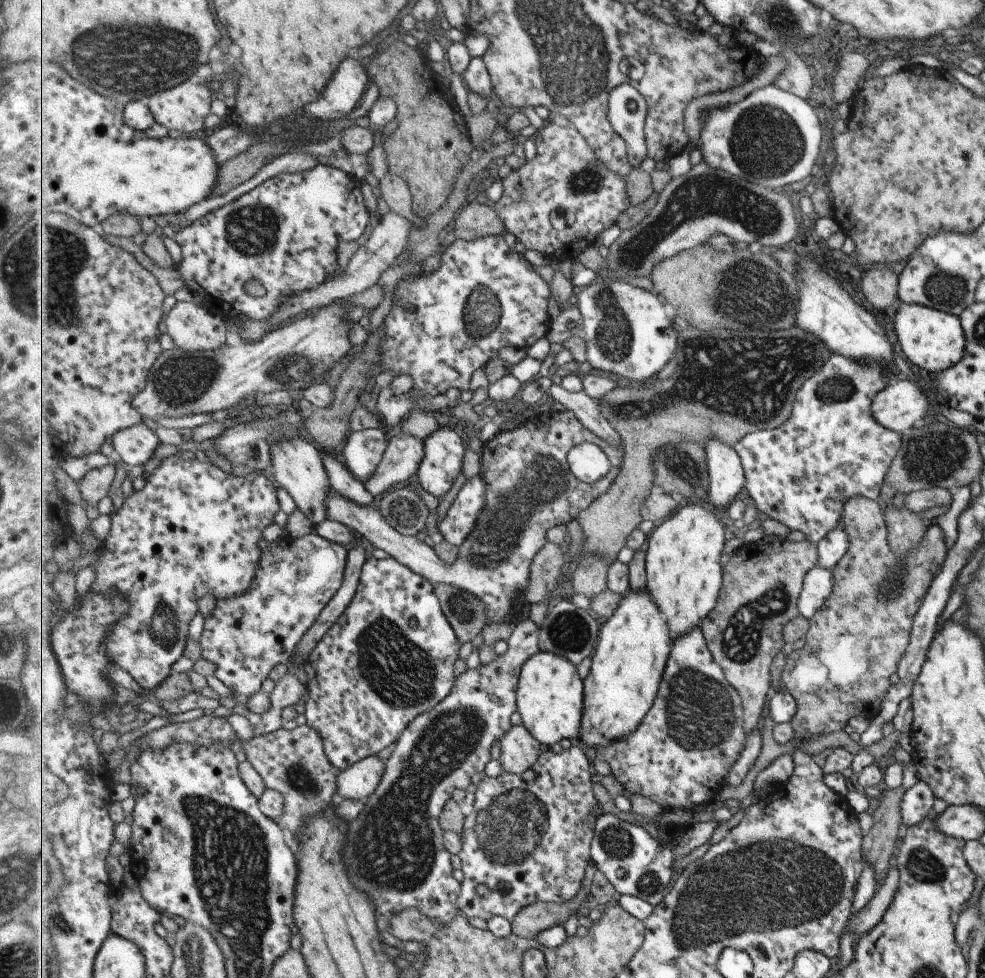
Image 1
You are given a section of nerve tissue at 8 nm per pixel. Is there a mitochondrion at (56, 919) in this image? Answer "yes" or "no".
yes

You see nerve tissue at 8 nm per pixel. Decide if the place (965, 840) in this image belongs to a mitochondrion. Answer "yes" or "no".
no

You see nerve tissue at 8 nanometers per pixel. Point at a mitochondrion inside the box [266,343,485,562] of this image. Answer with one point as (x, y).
(403, 510)

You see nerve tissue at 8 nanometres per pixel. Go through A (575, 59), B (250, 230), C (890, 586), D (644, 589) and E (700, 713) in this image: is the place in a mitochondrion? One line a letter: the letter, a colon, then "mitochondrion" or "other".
A: mitochondrion
B: mitochondrion
C: mitochondrion
D: other
E: mitochondrion

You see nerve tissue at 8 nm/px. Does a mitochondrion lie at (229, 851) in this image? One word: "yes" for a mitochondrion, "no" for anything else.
yes

